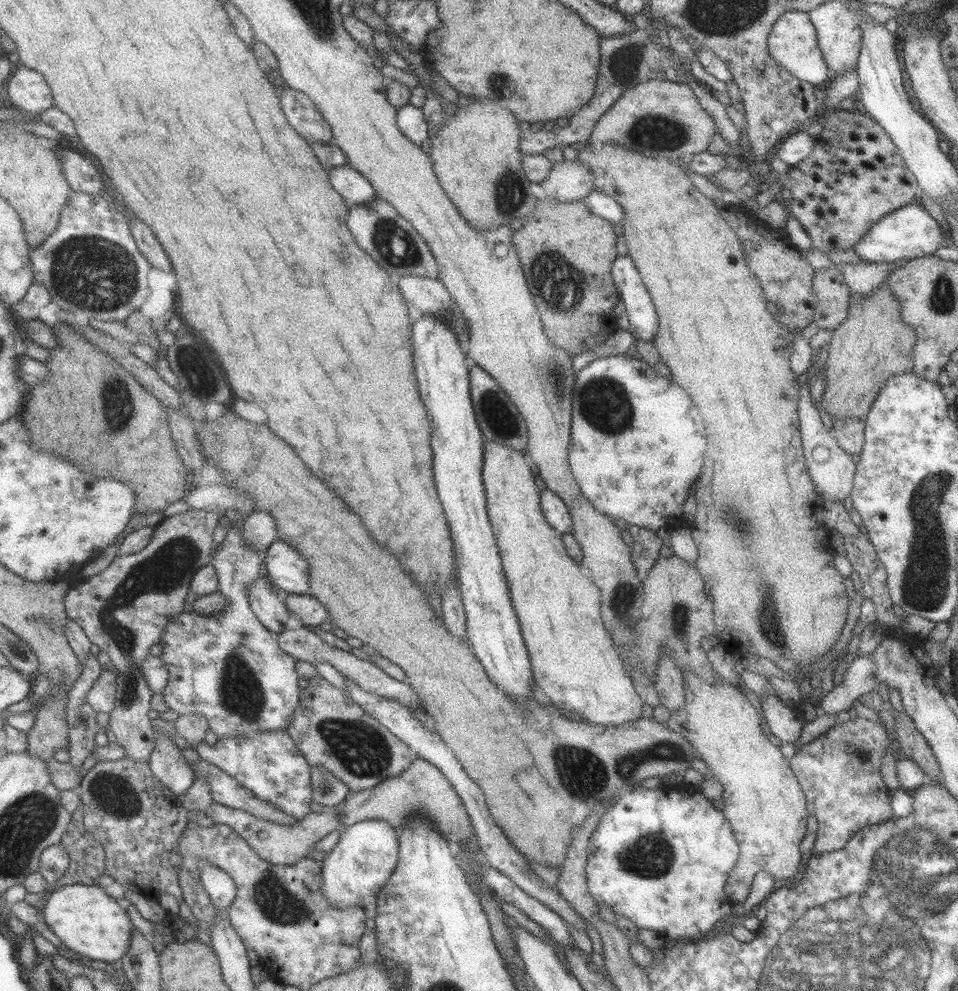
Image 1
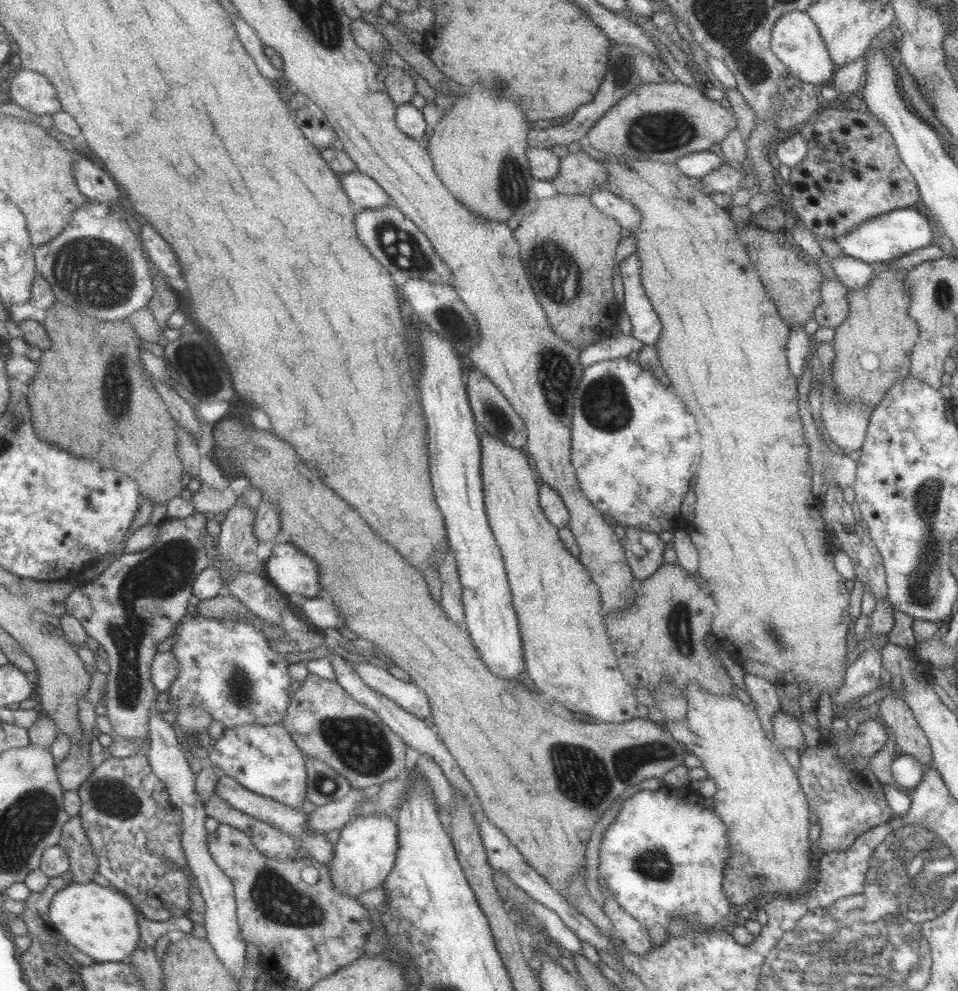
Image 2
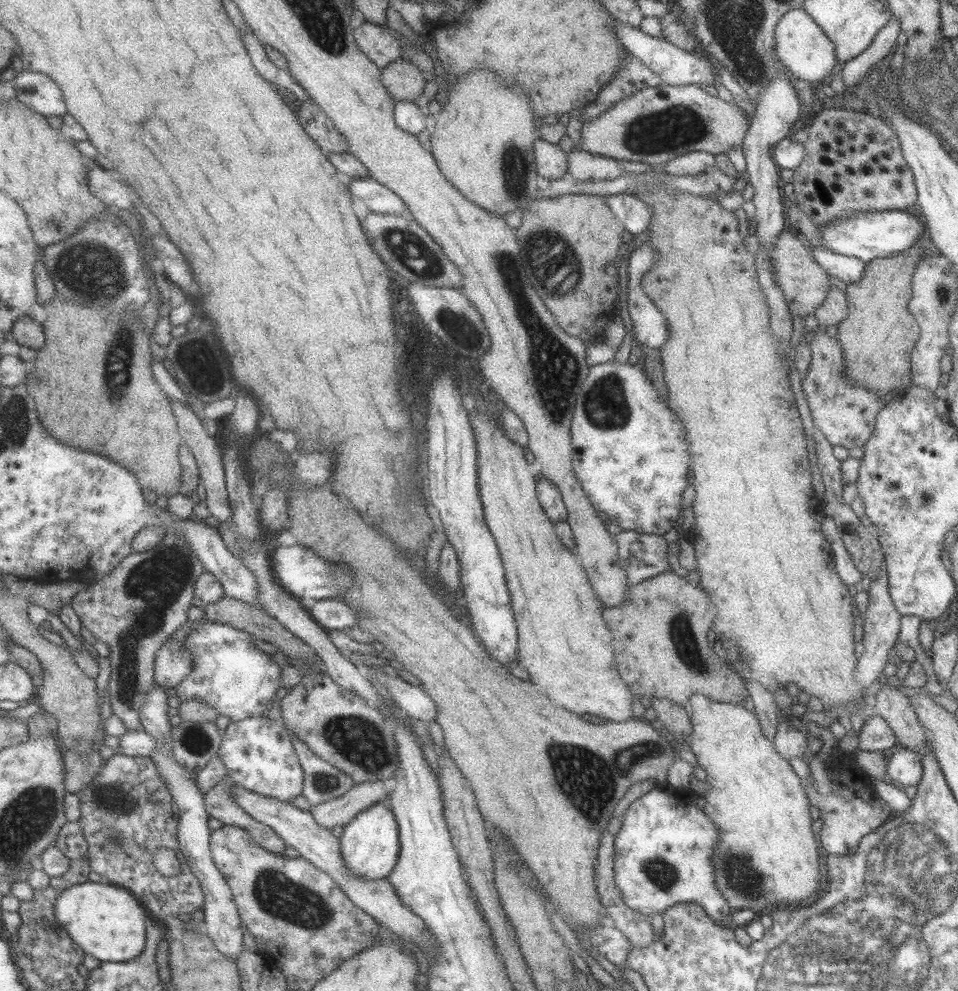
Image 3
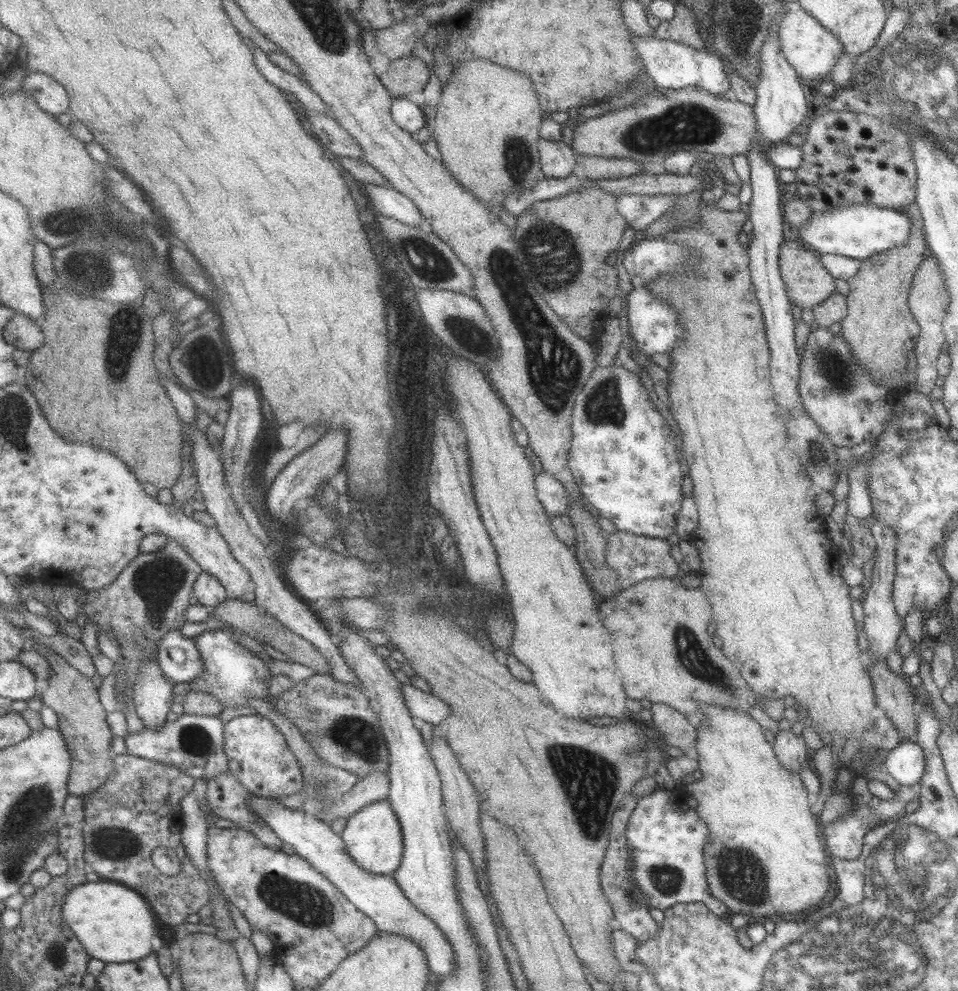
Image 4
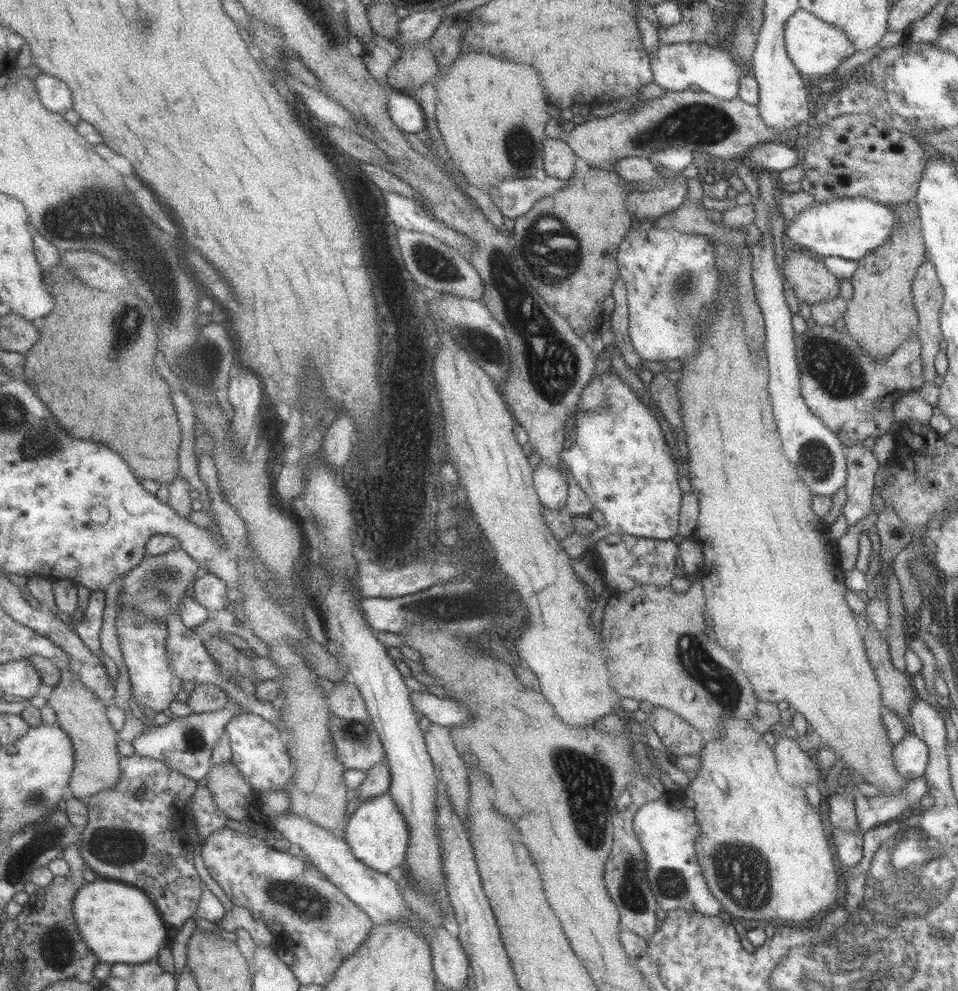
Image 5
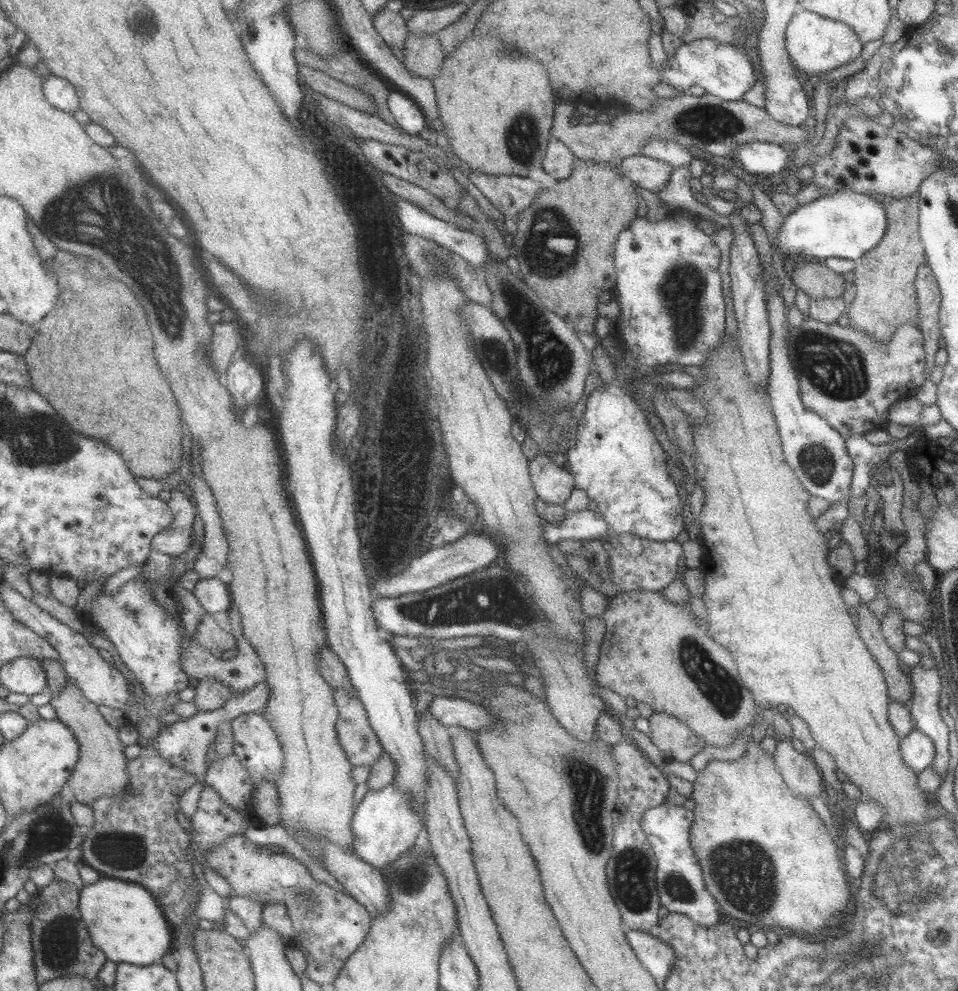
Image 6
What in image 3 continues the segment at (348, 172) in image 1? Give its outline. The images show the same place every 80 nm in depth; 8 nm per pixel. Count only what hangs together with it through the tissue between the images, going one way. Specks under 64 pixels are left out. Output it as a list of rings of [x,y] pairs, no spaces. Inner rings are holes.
[[[353,178],[349,182],[348,191],[373,213],[402,214],[406,219],[412,219],[401,198],[379,181],[371,178]]]

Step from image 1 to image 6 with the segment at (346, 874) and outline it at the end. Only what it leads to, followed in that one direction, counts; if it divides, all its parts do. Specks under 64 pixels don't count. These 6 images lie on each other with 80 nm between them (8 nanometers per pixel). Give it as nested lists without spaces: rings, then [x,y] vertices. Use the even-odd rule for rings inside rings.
[[[388,784],[379,790],[368,790],[354,808],[350,829],[353,854],[370,867],[383,868],[411,848],[423,830],[423,815],[414,808],[408,794]]]

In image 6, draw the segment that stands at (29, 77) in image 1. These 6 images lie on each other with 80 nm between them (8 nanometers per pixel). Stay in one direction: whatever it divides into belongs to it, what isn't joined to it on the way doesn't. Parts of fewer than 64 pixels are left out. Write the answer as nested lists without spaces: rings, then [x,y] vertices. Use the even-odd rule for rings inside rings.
[[[50,74],[44,82],[45,98],[55,107],[65,112],[80,110],[80,95],[75,85],[65,77]]]

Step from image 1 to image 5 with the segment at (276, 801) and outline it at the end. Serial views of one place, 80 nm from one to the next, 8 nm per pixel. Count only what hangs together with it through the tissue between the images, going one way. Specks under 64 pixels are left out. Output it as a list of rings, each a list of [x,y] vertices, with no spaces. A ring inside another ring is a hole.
[[[239,713],[226,726],[233,750],[233,765],[240,776],[249,783],[255,794],[259,792],[283,791],[292,780],[294,770],[289,758],[285,737],[281,730],[256,714]]]

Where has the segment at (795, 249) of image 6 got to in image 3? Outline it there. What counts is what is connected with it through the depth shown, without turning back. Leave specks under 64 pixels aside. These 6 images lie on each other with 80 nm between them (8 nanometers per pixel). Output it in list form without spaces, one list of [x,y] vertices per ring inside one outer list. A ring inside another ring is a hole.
[[[911,209],[855,213],[843,221],[819,226],[819,230],[823,248],[843,256],[854,256],[866,263],[908,250],[916,240],[927,243],[926,226]]]

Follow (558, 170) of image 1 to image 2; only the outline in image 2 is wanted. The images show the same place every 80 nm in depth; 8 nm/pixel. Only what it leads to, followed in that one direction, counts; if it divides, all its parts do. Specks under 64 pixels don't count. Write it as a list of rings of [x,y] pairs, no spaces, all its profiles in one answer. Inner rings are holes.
[[[585,152],[569,153],[560,158],[559,172],[550,183],[556,195],[590,196],[593,187],[607,180],[603,163],[593,160]]]

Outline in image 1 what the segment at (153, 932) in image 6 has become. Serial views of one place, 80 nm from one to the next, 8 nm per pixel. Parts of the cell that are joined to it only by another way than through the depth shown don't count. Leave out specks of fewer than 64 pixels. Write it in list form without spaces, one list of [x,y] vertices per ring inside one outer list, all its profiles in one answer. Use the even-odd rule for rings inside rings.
[[[66,884],[56,888],[41,911],[52,932],[71,950],[93,960],[119,965],[131,946],[132,928],[127,904],[111,898],[97,885]]]

